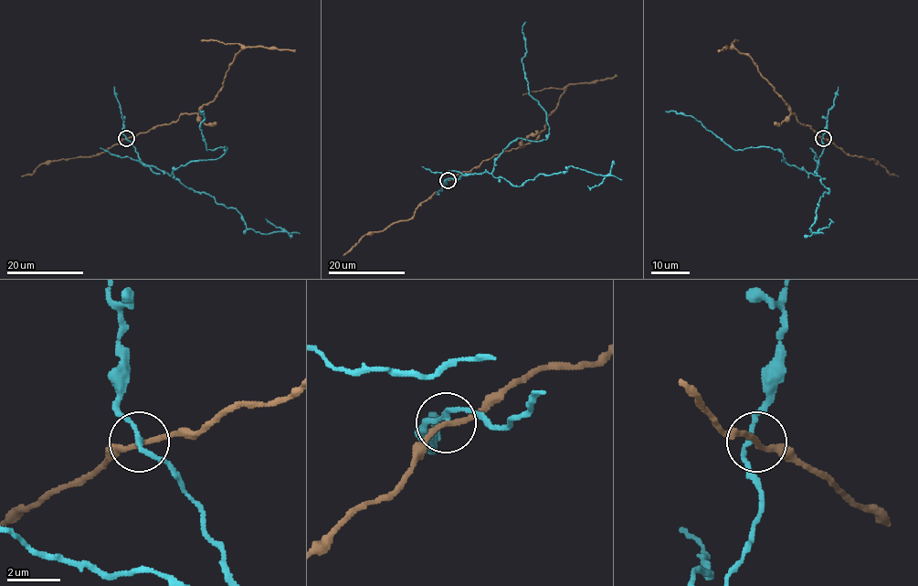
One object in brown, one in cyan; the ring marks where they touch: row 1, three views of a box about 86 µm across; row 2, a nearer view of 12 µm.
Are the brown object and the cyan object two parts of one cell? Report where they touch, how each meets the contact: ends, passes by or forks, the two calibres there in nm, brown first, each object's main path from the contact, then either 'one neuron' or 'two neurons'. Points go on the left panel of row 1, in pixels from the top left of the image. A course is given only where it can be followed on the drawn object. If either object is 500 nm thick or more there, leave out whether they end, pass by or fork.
at (126, 138); brown passes by; cyan passes by; 180 nm thick on the brown side, 170 nm on the other; brown runs (126, 138), (170, 123), (182, 114), (197, 113), (223, 85), (228, 65), (243, 48), (262, 46), (295, 52); cyan runs (126, 138), (143, 164), (169, 175), (191, 161), (216, 159), (226, 149), (206, 150), (200, 129), (204, 111); two neurons

